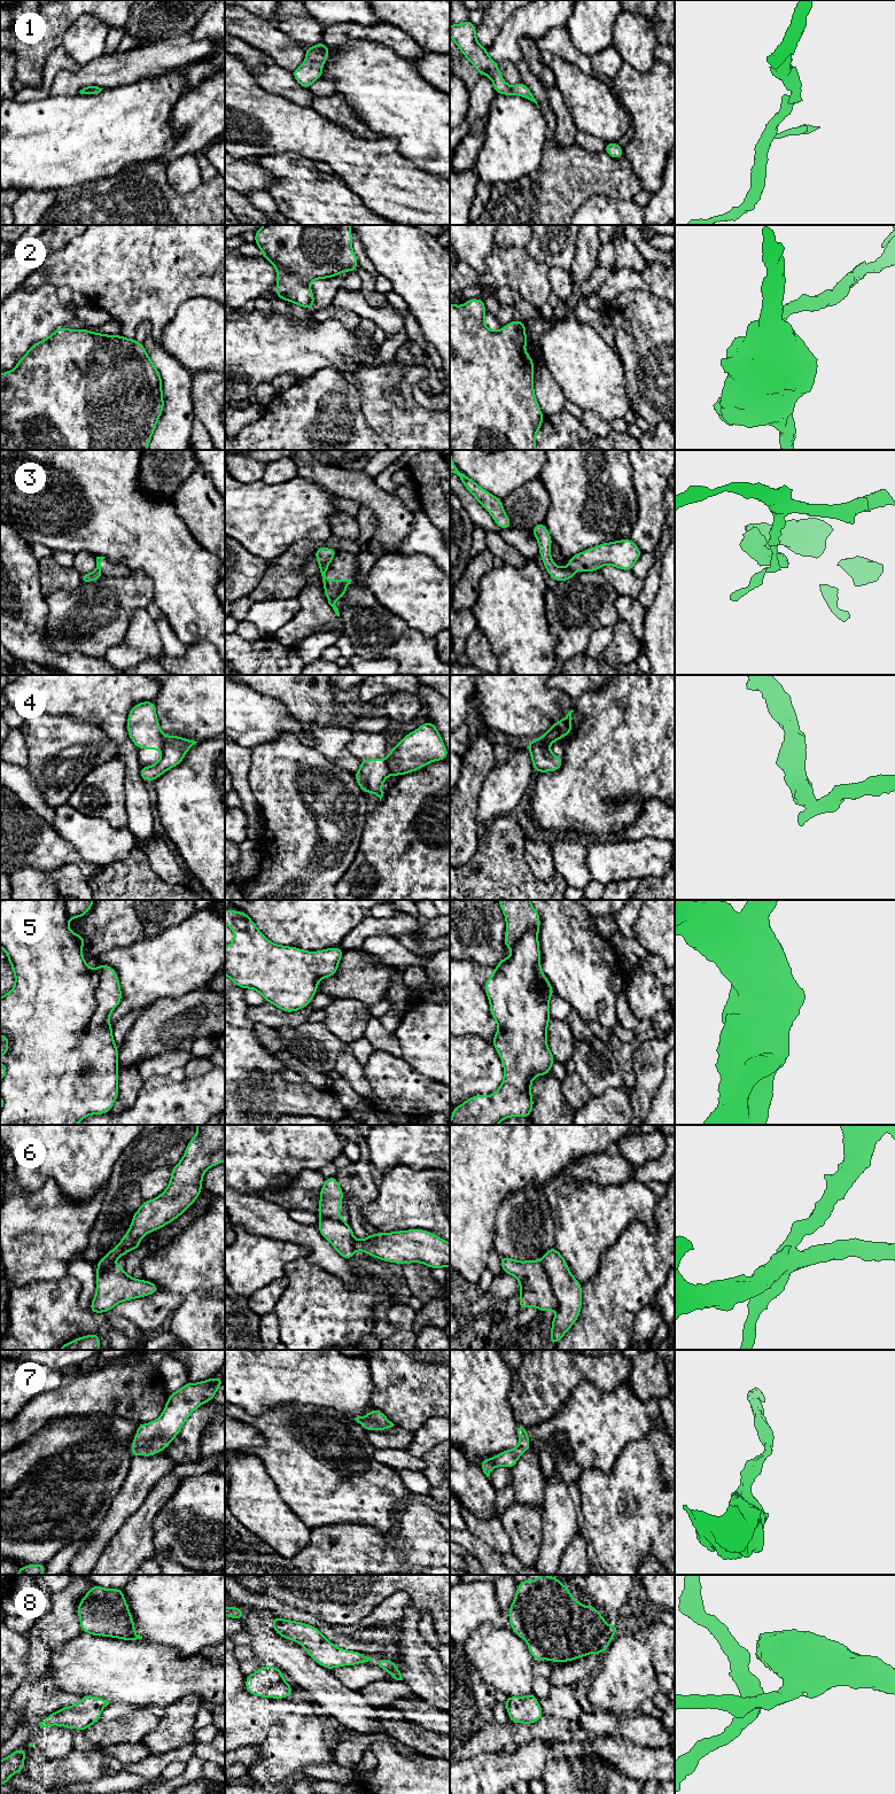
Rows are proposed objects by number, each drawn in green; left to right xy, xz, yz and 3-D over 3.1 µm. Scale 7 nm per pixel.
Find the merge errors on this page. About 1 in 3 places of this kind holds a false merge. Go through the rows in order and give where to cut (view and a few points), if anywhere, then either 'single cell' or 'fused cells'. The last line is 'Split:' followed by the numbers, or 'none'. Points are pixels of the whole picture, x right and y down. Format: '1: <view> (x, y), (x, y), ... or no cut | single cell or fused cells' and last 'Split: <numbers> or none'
1: no cut | single cell
2: no cut | single cell
3: yz (568, 567), (575, 573) | fused cells
4: xz (386, 759), (391, 773) | fused cells
5: no cut | single cell
6: yz (541, 1260), (549, 1279), (551, 1291), (558, 1303), (558, 1309) | fused cells
7: no cut | single cell
8: no cut | single cell
Split: 3, 4, 6

